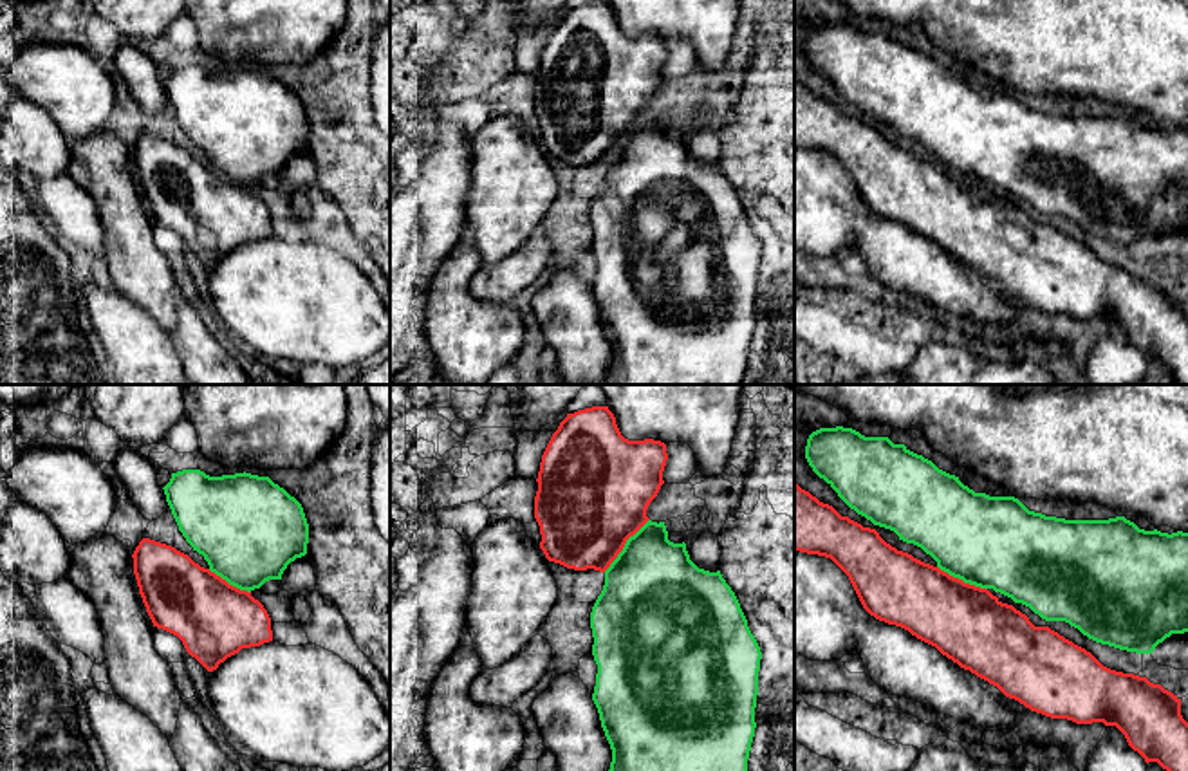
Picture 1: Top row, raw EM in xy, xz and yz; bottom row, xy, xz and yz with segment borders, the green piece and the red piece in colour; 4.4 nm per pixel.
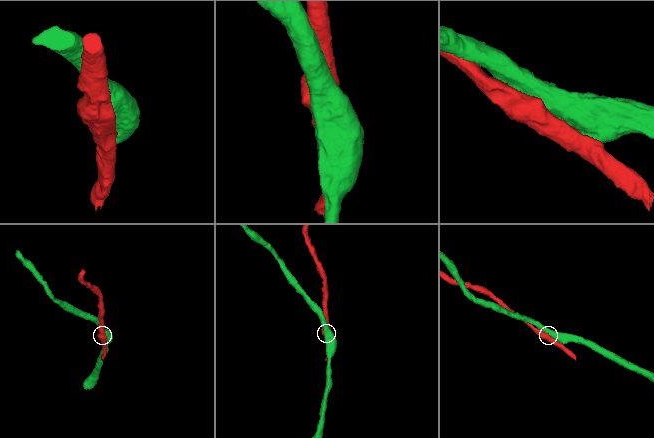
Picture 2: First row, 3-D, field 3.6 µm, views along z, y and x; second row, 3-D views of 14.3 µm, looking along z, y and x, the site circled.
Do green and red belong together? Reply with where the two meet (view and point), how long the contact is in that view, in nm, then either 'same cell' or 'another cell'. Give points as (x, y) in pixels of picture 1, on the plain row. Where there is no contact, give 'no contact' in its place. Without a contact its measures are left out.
meets green in xz at (625, 141); contact 320 nm long; another cell

